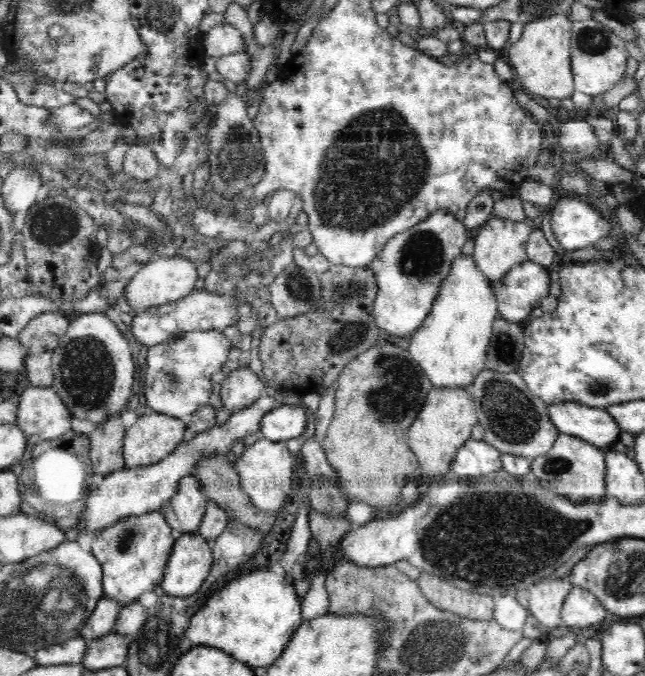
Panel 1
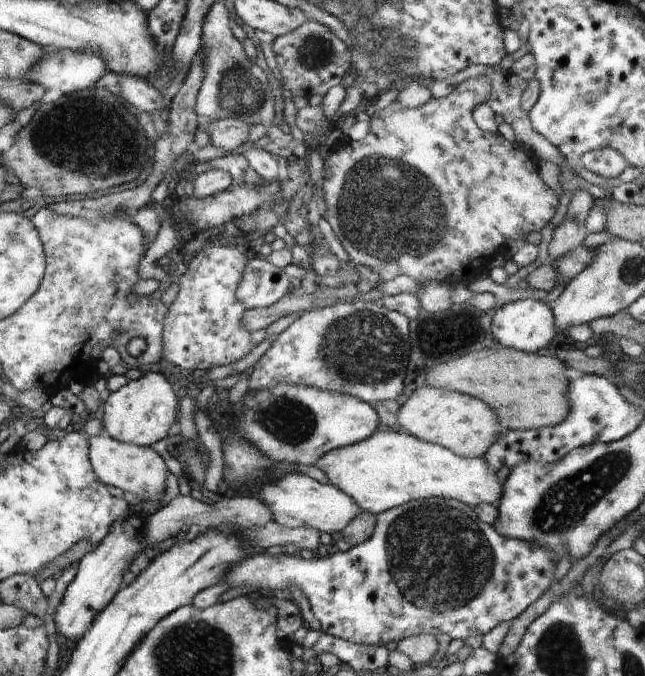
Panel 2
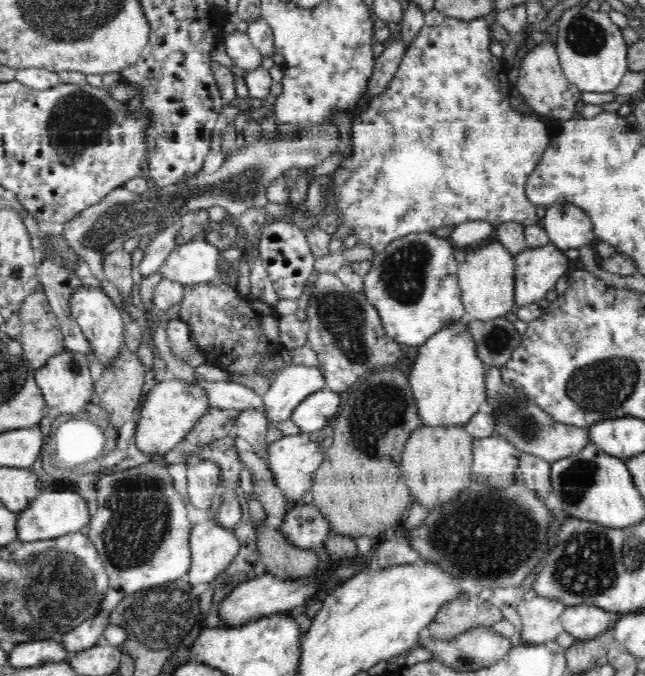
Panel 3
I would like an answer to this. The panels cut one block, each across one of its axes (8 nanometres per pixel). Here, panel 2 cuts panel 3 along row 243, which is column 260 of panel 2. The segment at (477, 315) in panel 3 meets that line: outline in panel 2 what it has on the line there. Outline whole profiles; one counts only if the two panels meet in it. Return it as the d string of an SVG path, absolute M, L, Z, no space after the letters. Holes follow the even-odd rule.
M292 472L282 476L278 482L270 482L255 495L272 512L272 521L284 528L312 527L322 532L334 534L342 532L348 523L362 512L358 504L332 483L321 484L310 476Z

